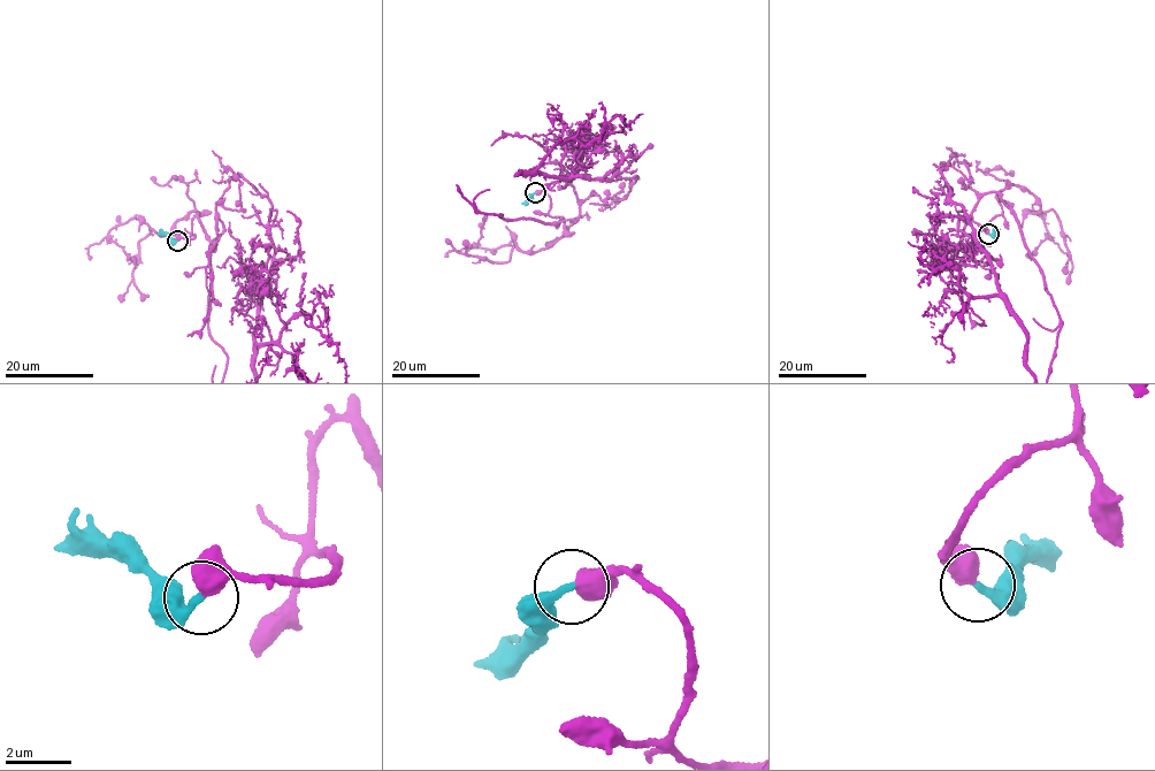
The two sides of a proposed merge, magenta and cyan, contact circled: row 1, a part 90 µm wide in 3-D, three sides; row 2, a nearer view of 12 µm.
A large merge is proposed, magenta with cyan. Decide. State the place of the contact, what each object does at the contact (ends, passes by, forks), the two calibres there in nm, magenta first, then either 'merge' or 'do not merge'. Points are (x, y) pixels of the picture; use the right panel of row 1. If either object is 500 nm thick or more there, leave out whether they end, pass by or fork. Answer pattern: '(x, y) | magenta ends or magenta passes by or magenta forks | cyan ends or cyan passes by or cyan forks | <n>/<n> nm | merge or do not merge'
(988, 234) | 650/260 nm | merge

